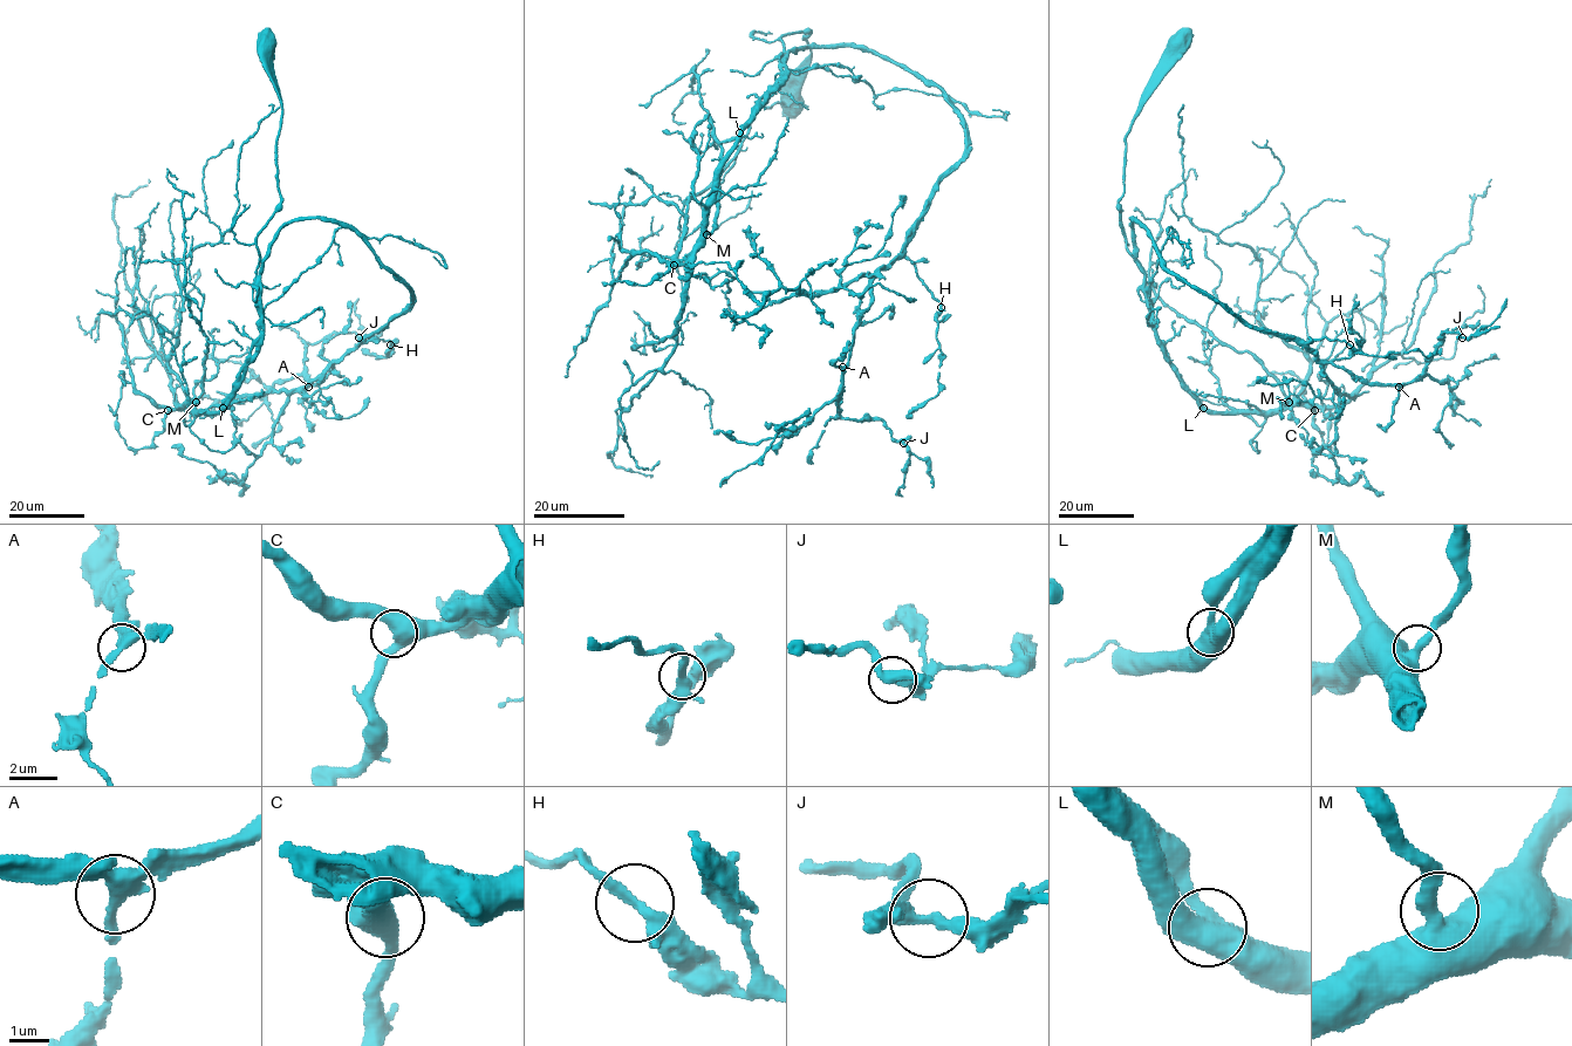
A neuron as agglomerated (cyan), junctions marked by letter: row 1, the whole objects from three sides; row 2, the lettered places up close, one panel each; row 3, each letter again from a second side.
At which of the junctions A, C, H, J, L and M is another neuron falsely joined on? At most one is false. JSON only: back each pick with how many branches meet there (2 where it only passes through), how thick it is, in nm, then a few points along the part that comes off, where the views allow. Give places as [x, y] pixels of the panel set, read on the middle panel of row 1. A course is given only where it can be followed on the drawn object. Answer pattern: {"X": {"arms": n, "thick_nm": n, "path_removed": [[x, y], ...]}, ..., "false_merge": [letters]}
{"false_merge": []}

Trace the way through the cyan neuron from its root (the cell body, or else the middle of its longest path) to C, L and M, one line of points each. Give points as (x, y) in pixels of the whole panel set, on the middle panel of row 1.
C: (793, 101), (785, 97), (810, 65), (810, 31), (779, 39), (784, 75), (724, 161), (702, 245), (674, 265)
L: (793, 101), (785, 97), (810, 65), (810, 31), (779, 39), (784, 75), (739, 131)
M: (793, 101), (785, 97), (810, 65), (810, 31), (779, 39), (784, 75), (760, 98), (724, 161), (706, 234)

